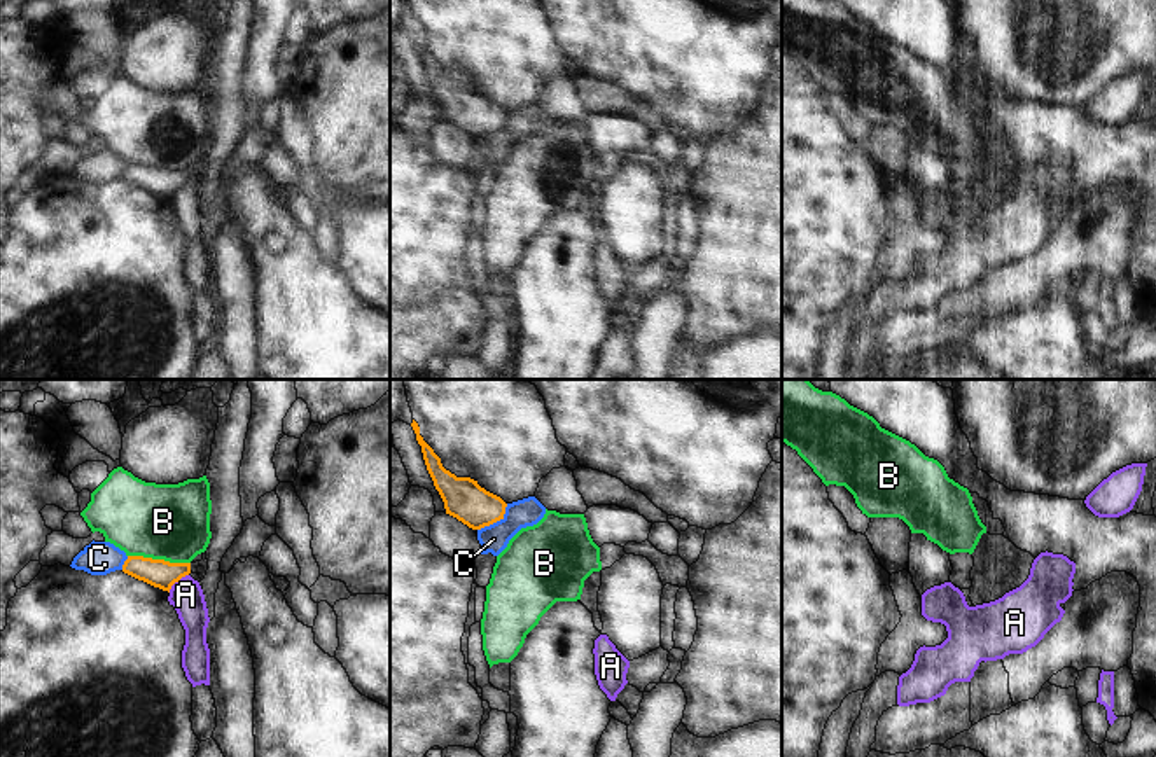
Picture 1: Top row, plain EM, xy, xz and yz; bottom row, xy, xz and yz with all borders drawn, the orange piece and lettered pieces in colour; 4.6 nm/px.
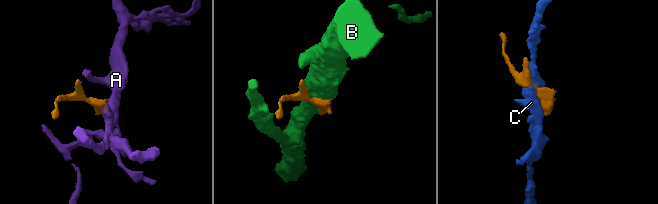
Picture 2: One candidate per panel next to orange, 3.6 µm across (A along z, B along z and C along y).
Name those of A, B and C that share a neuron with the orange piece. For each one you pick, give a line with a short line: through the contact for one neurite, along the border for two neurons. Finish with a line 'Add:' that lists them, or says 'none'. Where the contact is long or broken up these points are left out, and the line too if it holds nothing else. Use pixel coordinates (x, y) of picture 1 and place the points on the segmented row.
Add: none

